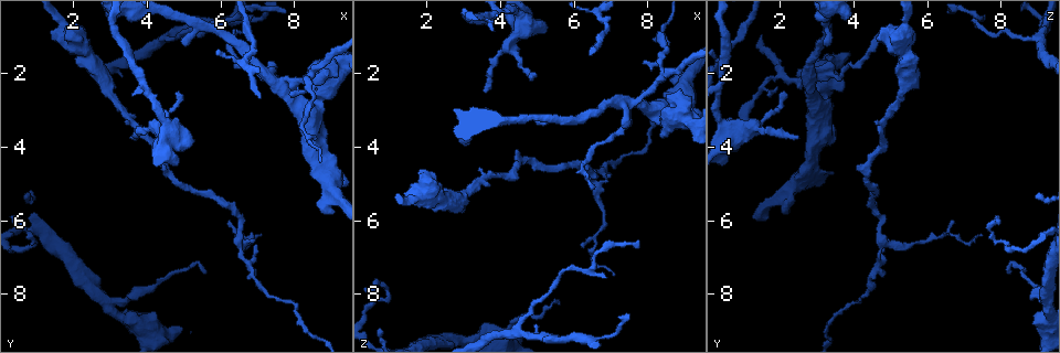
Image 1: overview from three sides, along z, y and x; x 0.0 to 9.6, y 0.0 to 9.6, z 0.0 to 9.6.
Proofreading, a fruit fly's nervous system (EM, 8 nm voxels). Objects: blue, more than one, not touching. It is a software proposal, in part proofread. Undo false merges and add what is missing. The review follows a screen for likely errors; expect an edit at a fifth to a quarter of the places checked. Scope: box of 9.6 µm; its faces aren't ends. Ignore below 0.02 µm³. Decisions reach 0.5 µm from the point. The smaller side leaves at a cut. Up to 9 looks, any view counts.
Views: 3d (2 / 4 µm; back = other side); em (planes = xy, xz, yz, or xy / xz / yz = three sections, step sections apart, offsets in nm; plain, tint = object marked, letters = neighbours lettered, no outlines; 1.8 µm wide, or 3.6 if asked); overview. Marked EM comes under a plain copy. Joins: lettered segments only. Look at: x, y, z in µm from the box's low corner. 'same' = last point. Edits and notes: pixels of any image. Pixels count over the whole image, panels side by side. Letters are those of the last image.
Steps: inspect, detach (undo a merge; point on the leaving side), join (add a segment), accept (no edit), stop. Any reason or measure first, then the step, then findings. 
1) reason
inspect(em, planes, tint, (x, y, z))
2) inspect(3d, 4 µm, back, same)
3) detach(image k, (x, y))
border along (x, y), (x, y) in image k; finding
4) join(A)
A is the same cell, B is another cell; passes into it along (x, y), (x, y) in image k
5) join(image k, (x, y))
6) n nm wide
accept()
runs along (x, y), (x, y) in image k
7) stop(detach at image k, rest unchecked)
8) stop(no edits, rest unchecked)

abrupt turn
inspect(em, planes, letters, (7.55, 2.35, 2.85))

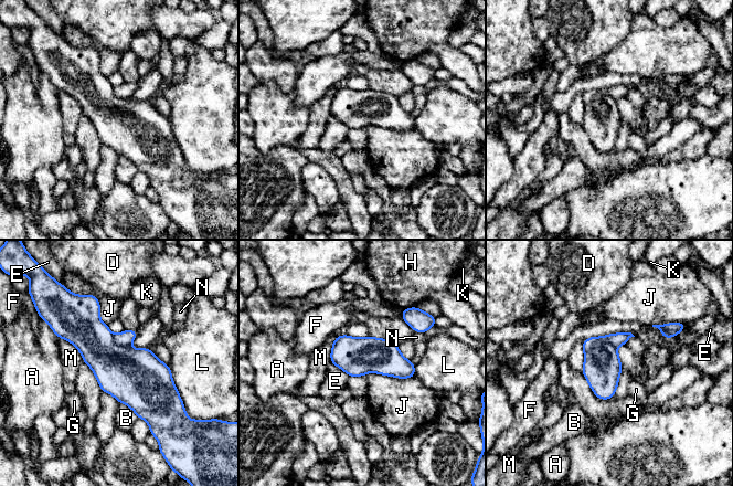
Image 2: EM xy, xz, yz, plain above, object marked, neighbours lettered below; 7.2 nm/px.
detach(image 2, (125, 338))
A, B, D, E, F, G, H, J, K, L, M and N are other cells; border along (113, 335), (117, 344), (128, 346) in image 2; two cells meet here

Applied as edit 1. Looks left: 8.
inspect(3d, 4 µm, (8.95, 4.65, 2.70))

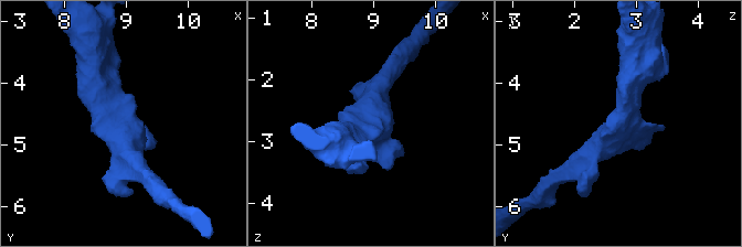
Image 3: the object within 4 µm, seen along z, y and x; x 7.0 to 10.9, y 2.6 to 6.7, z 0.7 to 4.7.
need the tissue
inspect(em, planes, tint, (8.95, 4.70, 2.80))

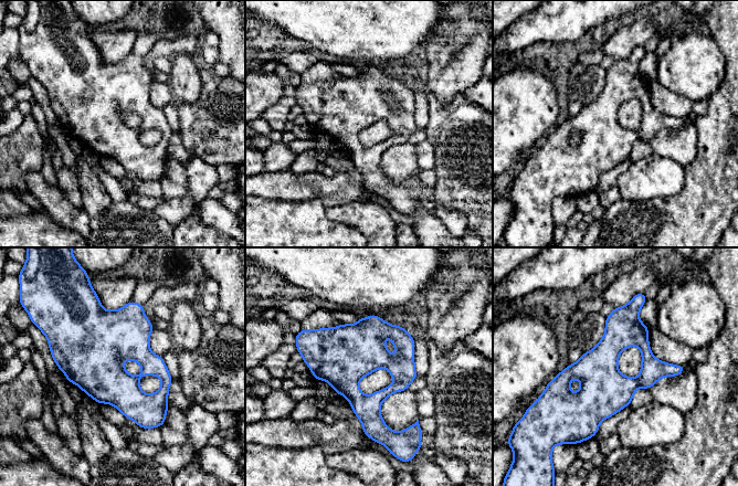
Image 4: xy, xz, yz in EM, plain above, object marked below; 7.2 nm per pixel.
inspect(em, planes, letters, same)

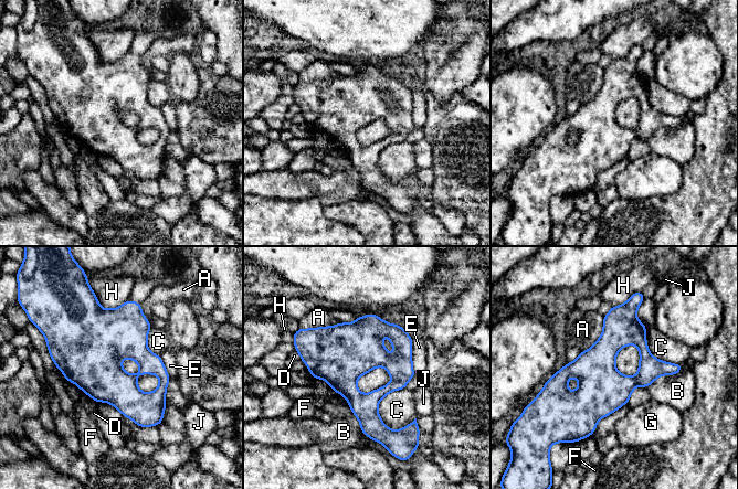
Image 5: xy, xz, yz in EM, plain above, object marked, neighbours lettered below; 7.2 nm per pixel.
accept()
A, B, C, D, E, F, G, H and J are other cells; one cell here

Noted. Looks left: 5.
redraw
inspect(overview)

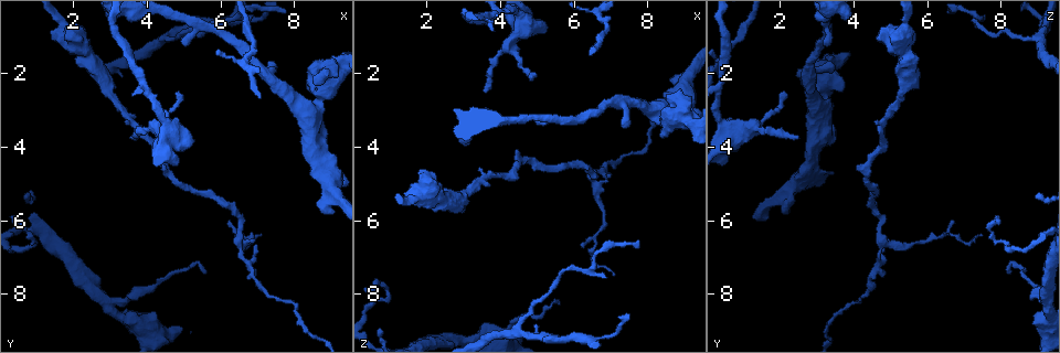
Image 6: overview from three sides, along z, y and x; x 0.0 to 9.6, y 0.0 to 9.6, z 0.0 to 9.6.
an open end
inspect(em, xz, step 8, tint, (3.60, 3.75, 2.50))

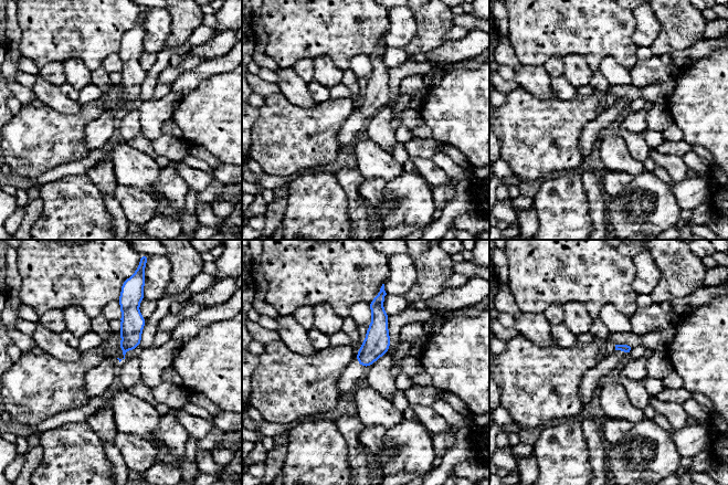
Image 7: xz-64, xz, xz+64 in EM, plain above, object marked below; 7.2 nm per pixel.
see the neighbours
inspect(em, xz, step 8, letters, same)

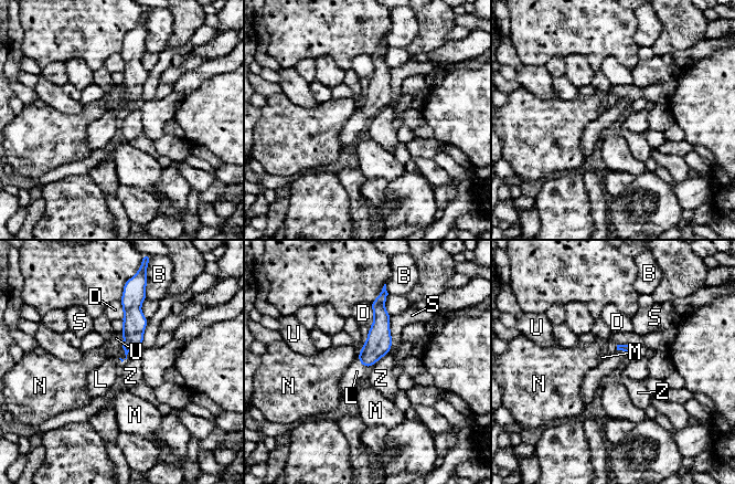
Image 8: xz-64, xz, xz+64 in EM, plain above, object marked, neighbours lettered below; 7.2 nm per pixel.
join(L)
L is the same cell, B, D, M, N, S, U and Z are other cells; passes into it along (379, 343), (362, 364), (357, 371) in image 8; it goes on there

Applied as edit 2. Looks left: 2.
inspect(overview)

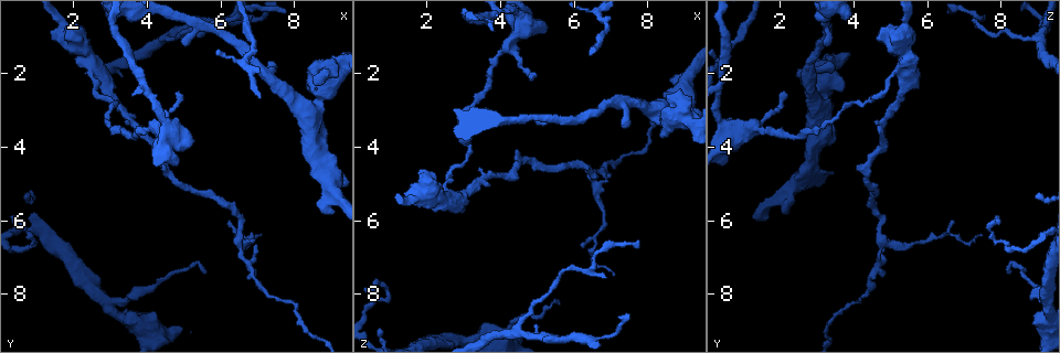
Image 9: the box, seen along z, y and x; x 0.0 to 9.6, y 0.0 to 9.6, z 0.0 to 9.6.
sudden change in width
inspect(em, 3.6 µm, planes, letters, (1.65, 0.70, 5.40))

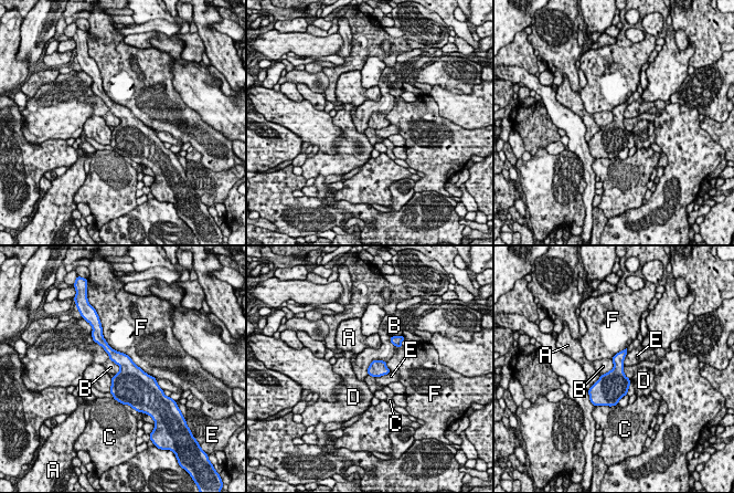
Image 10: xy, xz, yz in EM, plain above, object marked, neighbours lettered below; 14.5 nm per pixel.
240 nm wide
accept()
A, B, C, D, E and F are other cells; border along (385, 360), (373, 360), (366, 374) in image 10; all the same cell

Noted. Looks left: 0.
stop(detach at image 2, join at image 8, rest unchecked)

